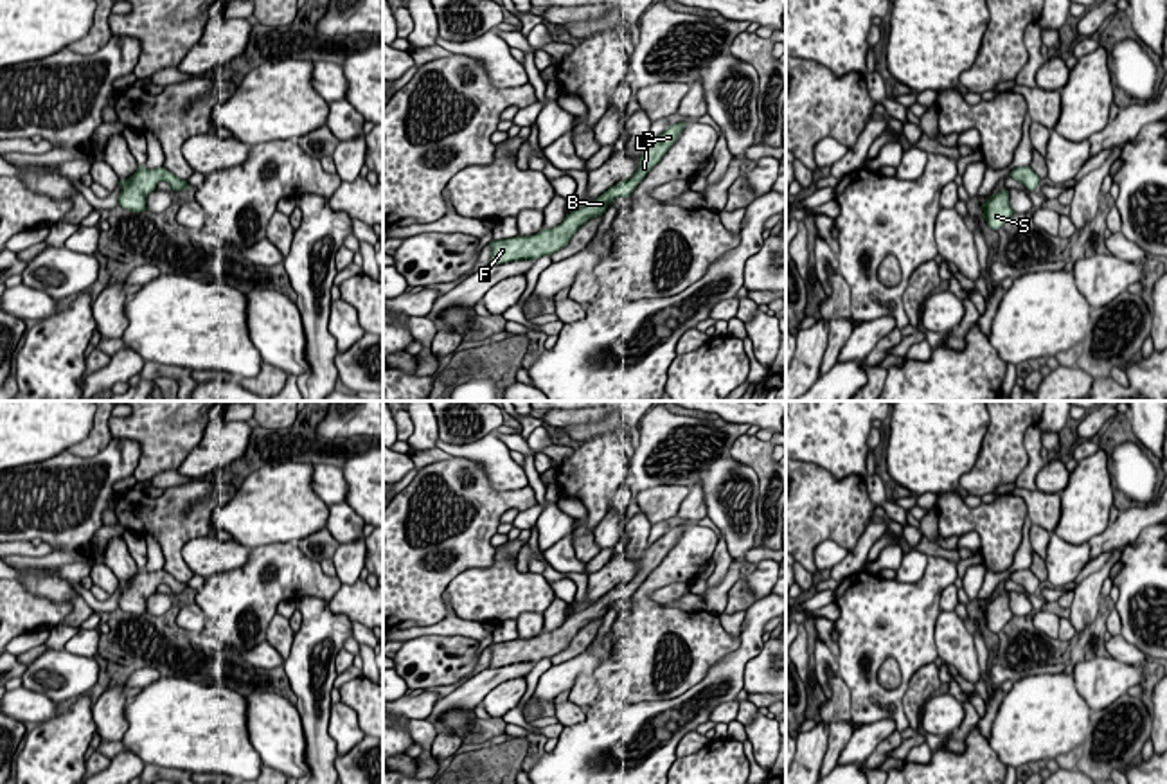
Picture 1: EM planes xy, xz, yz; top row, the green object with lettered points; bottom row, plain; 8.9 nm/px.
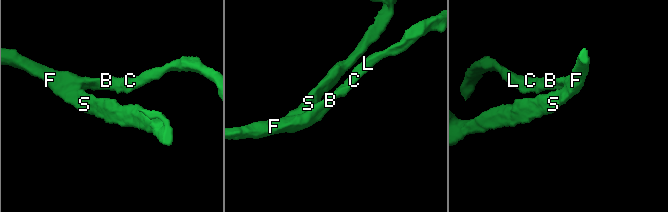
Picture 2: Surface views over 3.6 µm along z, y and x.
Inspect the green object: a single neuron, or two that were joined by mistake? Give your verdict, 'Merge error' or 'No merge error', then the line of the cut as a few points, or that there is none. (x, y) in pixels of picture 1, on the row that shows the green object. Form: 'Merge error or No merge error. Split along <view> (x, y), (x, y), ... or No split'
No merge error. No split

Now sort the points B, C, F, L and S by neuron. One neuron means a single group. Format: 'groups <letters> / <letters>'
groups B C F L S

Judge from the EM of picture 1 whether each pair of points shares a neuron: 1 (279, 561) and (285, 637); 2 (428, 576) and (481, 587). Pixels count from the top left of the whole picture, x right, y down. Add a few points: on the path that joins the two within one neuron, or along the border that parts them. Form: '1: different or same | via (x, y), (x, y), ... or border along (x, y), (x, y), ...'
1: different | border along (276, 612), (265, 641)
2: different | border along (489, 565), (464, 569), (445, 590)

